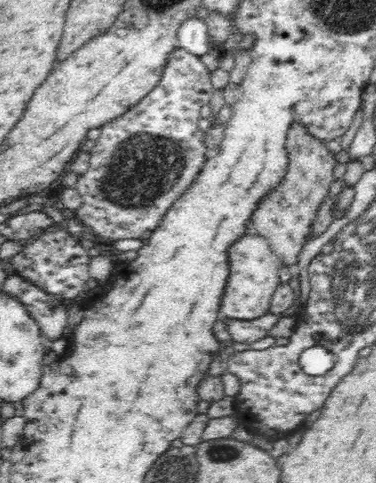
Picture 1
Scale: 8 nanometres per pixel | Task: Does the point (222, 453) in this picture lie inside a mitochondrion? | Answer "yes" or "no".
yes

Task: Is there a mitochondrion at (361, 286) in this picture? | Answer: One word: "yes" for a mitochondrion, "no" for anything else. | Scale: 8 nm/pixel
yes

